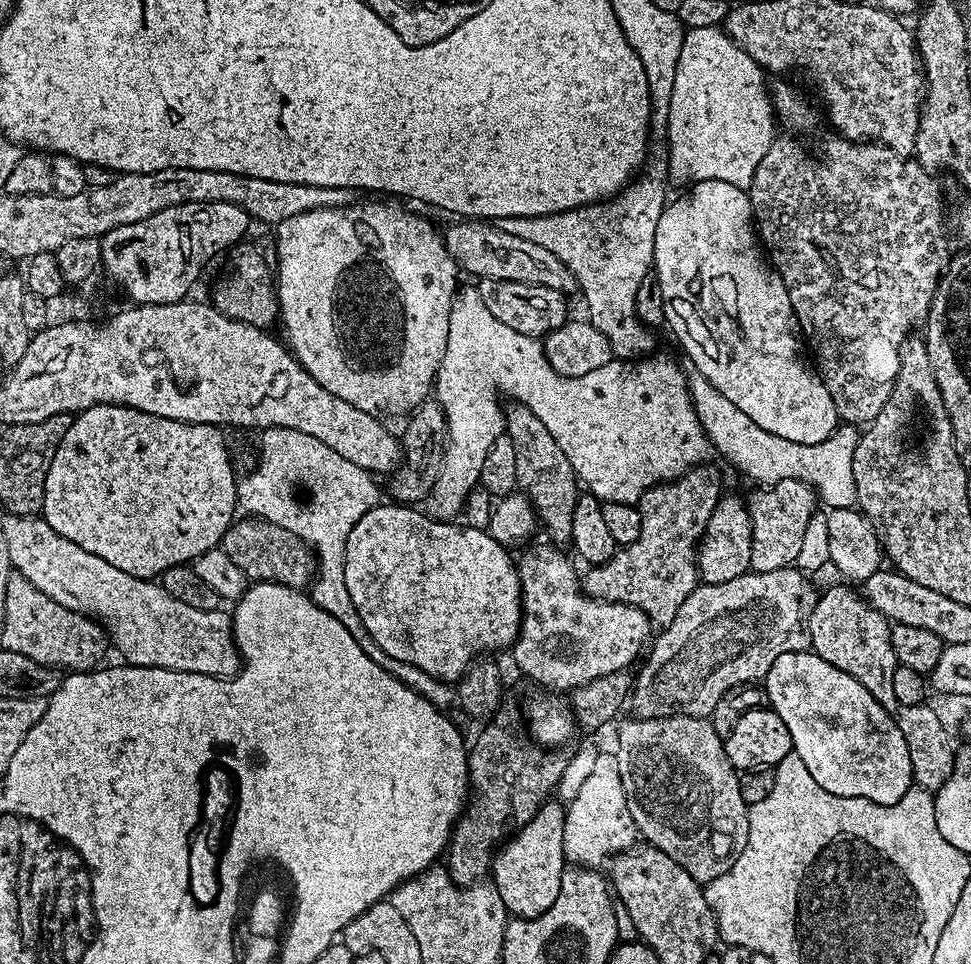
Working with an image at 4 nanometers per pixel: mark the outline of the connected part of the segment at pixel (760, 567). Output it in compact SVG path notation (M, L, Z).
M794 478L761 487L758 491L761 492L746 500L753 532L751 571L769 572L795 565L798 550L802 550L802 538L806 538L806 526L817 511L817 492L811 485Z

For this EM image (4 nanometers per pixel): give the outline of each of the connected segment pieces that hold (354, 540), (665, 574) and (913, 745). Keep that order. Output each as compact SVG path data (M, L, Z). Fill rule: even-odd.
M381 502L371 508L350 530L350 538L346 542L346 554L344 555L344 577L346 578L346 590L350 590L350 598L374 642L390 658L398 662L406 662L410 666L418 666L418 670L426 670L439 680L449 682L459 681L468 668L477 658L485 654L492 654L495 648L511 649L520 632L520 613L522 603L520 601L520 573L517 561L512 560L513 553L501 546L485 529L469 528L460 522L445 522L434 520L427 511L416 506L405 506L395 502Z
M693 466L688 469L682 476L676 477L675 480L665 480L663 484L653 484L651 488L647 488L642 494L638 505L640 517L642 518L642 534L638 534L638 538L633 544L625 544L617 547L614 558L610 558L599 566L592 566L587 569L588 573L583 573L582 587L584 593L595 600L605 600L606 602L614 602L615 604L629 604L638 610L642 610L642 614L646 614L646 618L657 629L663 630L668 627L670 622L674 622L674 614L678 614L678 610L682 606L682 602L686 602L686 598L690 598L690 594L698 587L698 571L697 571L697 548L700 545L700 540L703 538L706 530L707 522L714 514L715 507L722 497L720 490L720 476L714 469L709 466Z
M839 582L833 588L819 593L816 605L808 619L808 639L811 651L817 652L830 666L838 666L838 670L846 670L898 722L898 730L906 738L906 746L910 746L910 762L912 763L912 779L921 788L937 790L950 777L952 763L955 760L954 743L948 737L940 716L929 706L902 706L892 693L892 679L896 669L894 646L890 646L890 622L878 610L874 610L855 587Z

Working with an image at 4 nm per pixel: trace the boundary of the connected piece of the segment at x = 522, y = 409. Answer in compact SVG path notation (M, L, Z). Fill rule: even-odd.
M512 402L507 405L504 431L514 444L519 491L532 501L543 531L545 528L553 536L553 541L571 541L574 506L582 495L582 488L577 481L574 466L570 466L570 458L562 454L562 446L558 446L554 434L550 434L550 430L542 426L542 418L538 418L538 414L534 414L534 410L530 410L525 404Z

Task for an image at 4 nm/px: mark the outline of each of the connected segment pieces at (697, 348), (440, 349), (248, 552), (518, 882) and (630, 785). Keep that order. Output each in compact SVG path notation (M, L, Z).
M707 180L701 184L691 185L685 196L673 199L664 205L662 218L658 218L658 230L654 234L654 254L651 261L654 265L654 275L662 282L662 302L664 303L664 319L667 327L672 327L678 343L684 347L689 356L691 367L697 368L706 379L718 388L734 406L742 410L751 421L756 422L762 429L778 434L787 441L798 443L818 443L831 436L838 427L838 417L834 398L830 398L830 390L822 382L820 373L806 359L806 348L802 343L800 324L796 320L796 311L790 302L790 294L784 285L784 279L772 267L758 243L758 229L752 218L752 204L748 201L748 193L738 186L730 186L730 182Z
M388 202L392 204L364 204L361 208L357 206L349 206L347 208L319 208L318 210L310 210L306 214L298 214L294 218L290 218L286 222L275 225L274 232L276 232L276 260L280 263L280 272L278 268L278 283L275 285L274 291L278 301L278 316L284 324L288 327L288 340L291 351L294 353L299 364L310 373L314 378L314 382L318 382L318 386L322 386L326 390L330 390L330 394L334 394L338 398L342 398L342 402L350 402L350 406L358 406L358 410L366 410L373 414L384 414L380 412L400 412L404 414L411 413L421 402L429 399L430 393L434 388L434 381L436 378L436 370L440 367L440 359L446 350L446 338L450 330L450 310L452 309L452 299L456 297L458 291L458 283L456 284L456 275L458 269L454 258L446 250L441 233L436 232L436 228L428 220L423 220L420 216L415 216L412 212L407 212L404 208L399 208L399 203Z
M259 518L237 519L228 527L222 541L226 558L242 570L252 582L285 584L301 590L311 585L316 574L316 554L313 548L302 540L300 534L290 534L282 526L274 526L268 520Z
M549 800L538 814L514 837L505 841L492 859L490 878L502 897L509 915L529 920L544 914L561 890L562 874L567 867L565 854L565 805Z
M659 716L653 720L631 719L619 721L619 724L621 723L620 729L616 732L616 745L614 745L614 751L618 758L618 775L622 777L622 790L626 790L626 806L630 806L630 818L634 818L637 833L643 839L645 836L648 839L645 841L651 847L662 850L662 854L674 858L674 862L678 862L678 866L682 866L682 870L686 870L686 874L690 874L690 878L694 878L701 886L706 886L711 880L726 874L726 870L732 868L738 854L744 852L746 838L748 837L748 810L750 806L742 798L738 770L726 754L724 749L725 739L719 737L714 732L714 726L710 720L702 716Z

